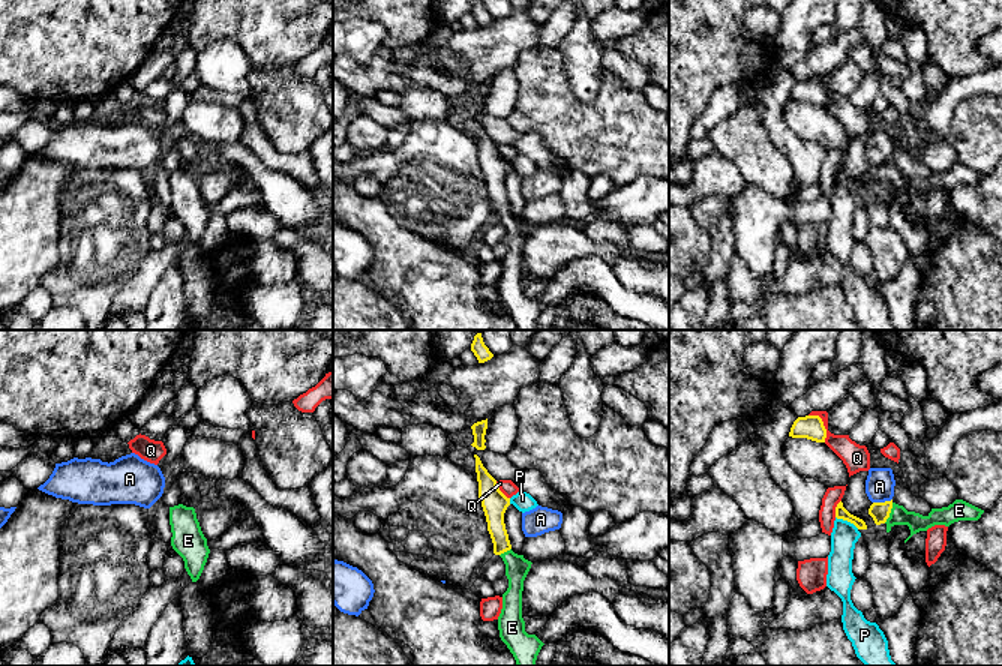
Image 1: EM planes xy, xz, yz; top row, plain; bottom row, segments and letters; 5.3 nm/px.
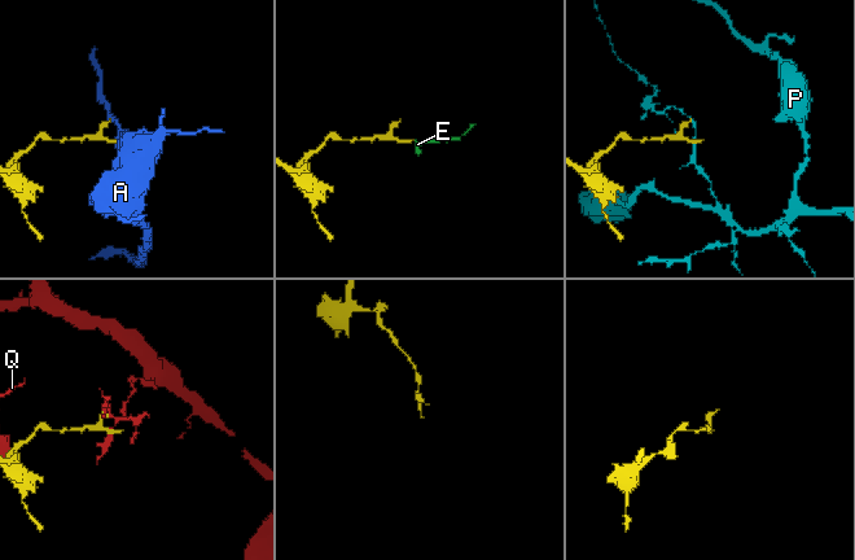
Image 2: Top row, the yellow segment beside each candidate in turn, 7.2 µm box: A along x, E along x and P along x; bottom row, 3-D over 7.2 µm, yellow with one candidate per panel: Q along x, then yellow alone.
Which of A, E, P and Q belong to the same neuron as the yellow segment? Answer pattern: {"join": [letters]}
{"join": ["E"]}

